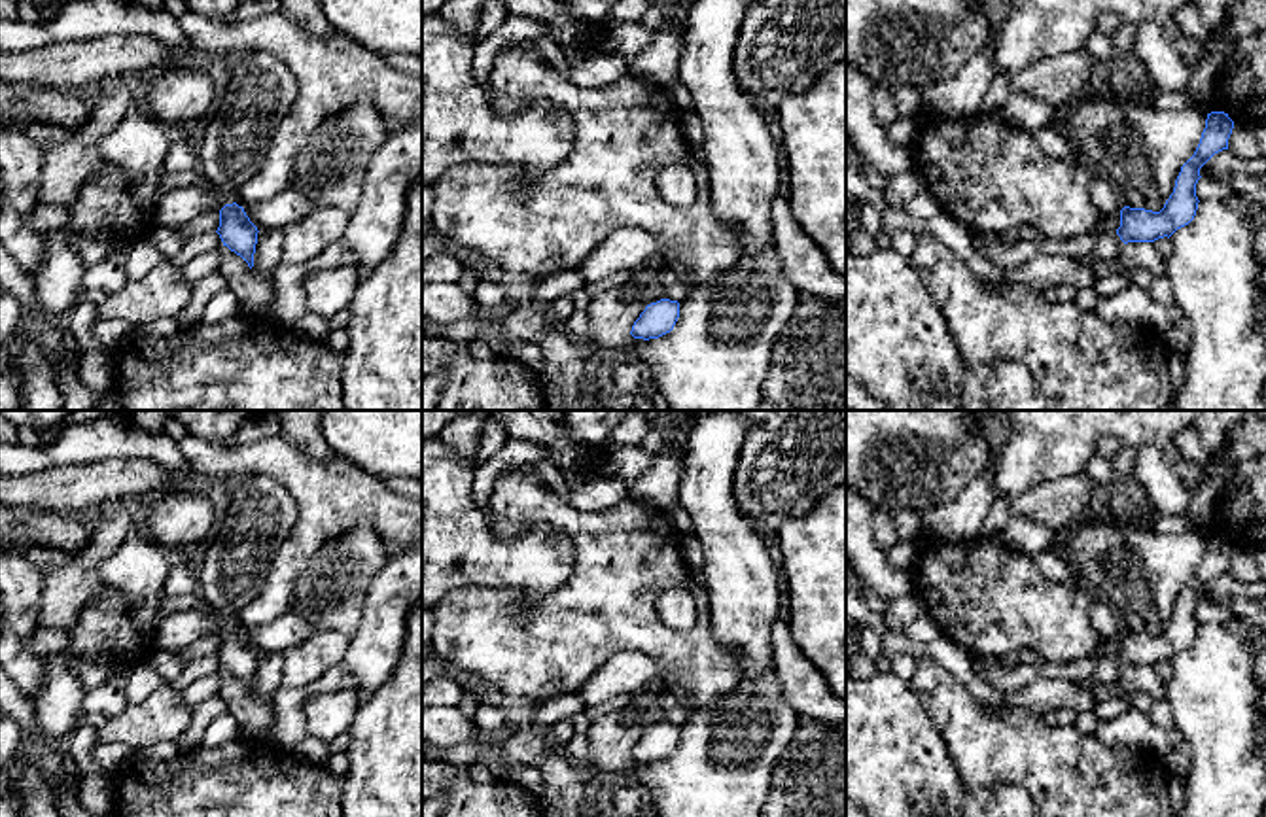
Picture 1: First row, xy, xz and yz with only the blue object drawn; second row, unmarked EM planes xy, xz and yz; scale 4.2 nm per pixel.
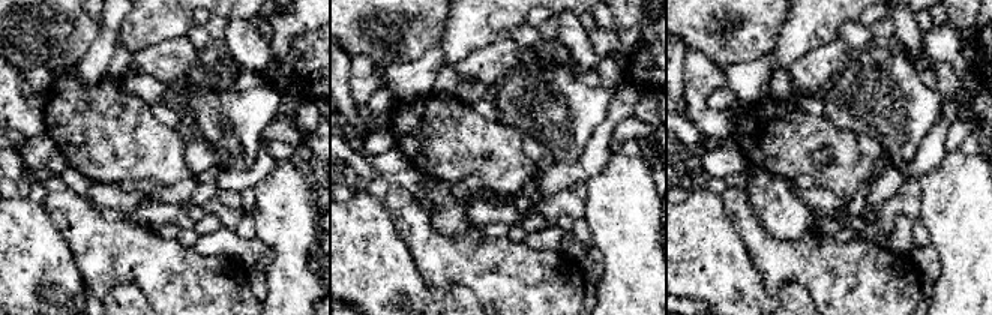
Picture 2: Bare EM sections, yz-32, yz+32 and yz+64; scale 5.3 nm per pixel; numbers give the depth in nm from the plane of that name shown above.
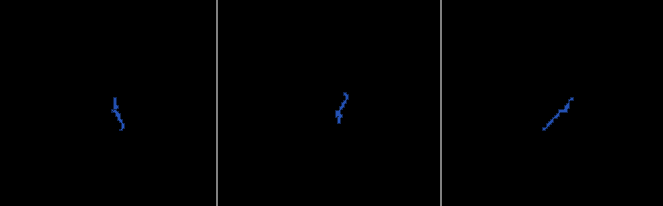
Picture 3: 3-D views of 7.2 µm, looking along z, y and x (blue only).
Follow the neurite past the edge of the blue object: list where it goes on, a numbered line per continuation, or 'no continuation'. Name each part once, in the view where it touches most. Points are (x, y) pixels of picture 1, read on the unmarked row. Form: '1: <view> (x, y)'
no continuation

